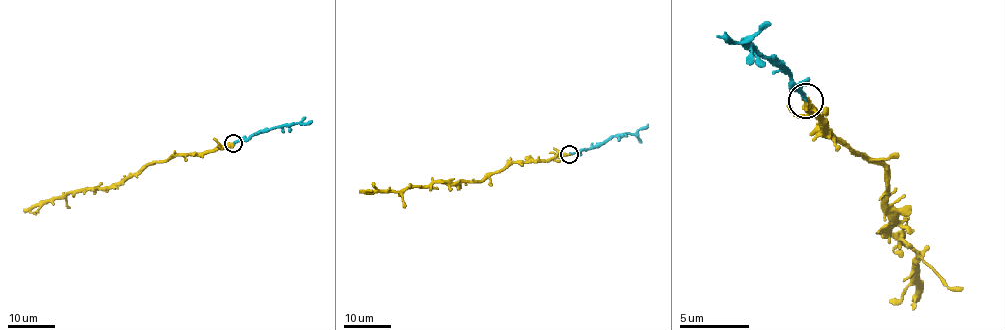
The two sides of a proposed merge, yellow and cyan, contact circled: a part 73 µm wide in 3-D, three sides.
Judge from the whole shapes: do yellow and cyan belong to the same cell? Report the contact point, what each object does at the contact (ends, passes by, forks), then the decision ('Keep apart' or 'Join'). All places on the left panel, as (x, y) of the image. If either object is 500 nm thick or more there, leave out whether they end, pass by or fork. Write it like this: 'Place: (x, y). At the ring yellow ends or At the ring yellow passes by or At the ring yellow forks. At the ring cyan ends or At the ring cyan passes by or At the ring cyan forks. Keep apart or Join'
Place: (233, 143). At the ring yellow ends. At the ring cyan ends. Join

